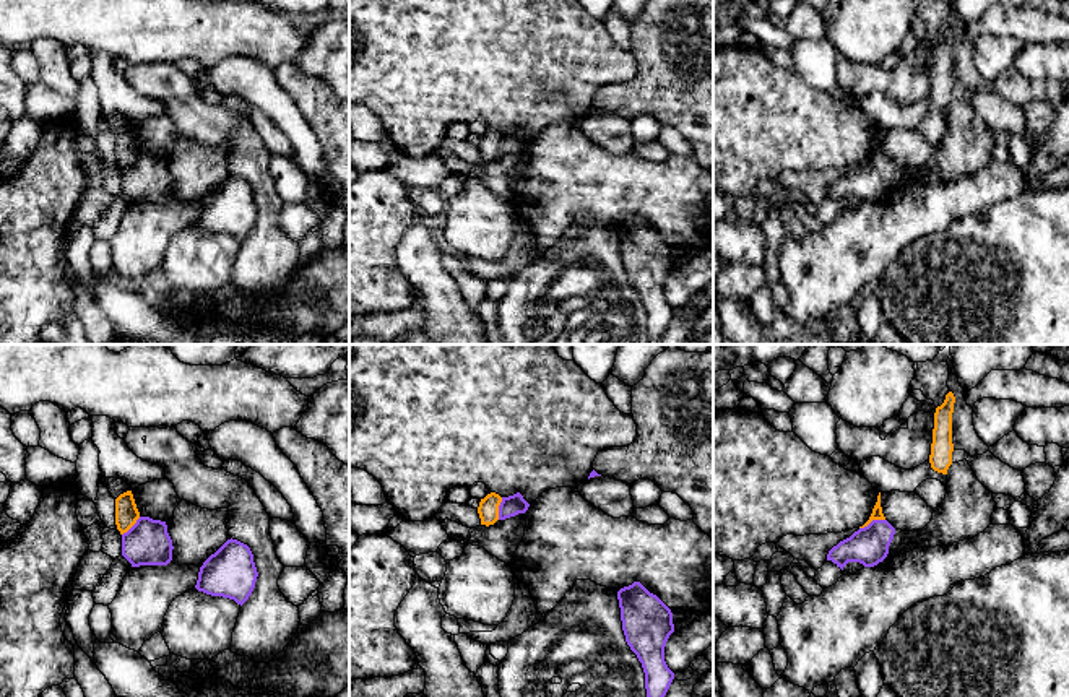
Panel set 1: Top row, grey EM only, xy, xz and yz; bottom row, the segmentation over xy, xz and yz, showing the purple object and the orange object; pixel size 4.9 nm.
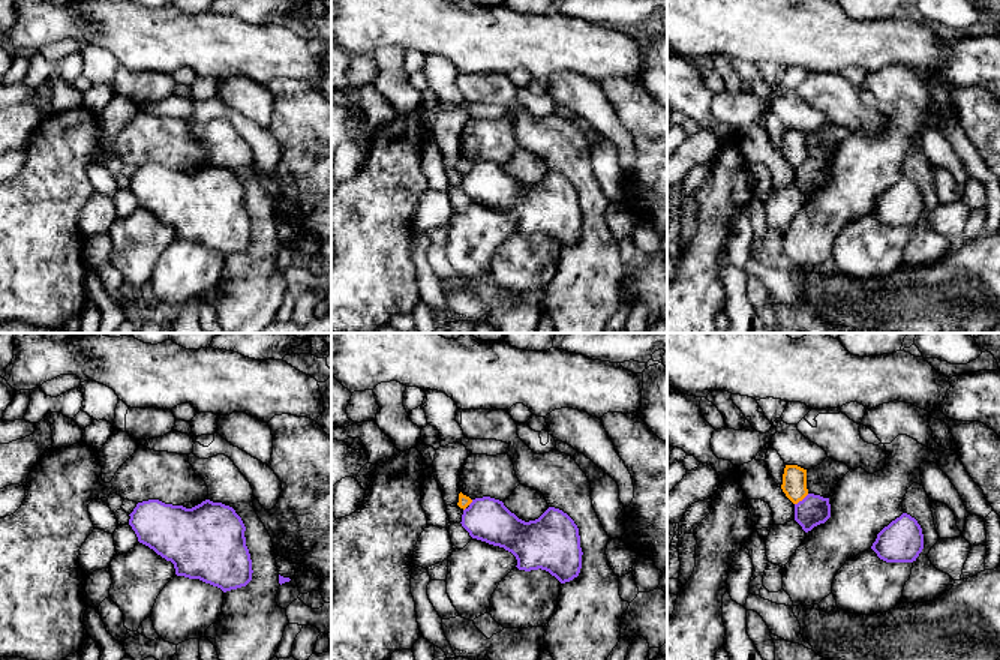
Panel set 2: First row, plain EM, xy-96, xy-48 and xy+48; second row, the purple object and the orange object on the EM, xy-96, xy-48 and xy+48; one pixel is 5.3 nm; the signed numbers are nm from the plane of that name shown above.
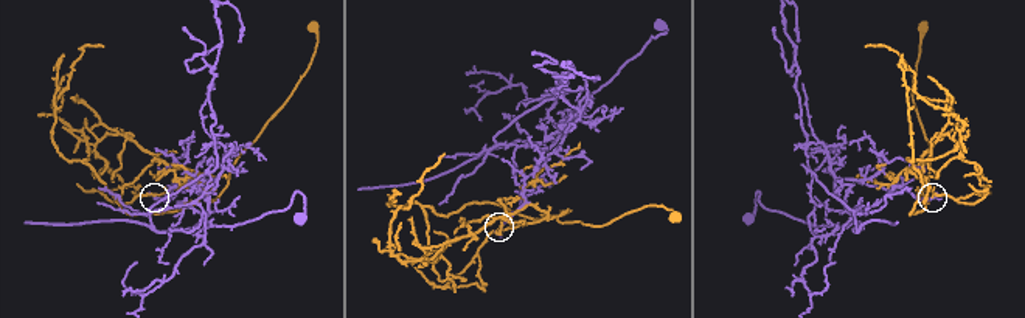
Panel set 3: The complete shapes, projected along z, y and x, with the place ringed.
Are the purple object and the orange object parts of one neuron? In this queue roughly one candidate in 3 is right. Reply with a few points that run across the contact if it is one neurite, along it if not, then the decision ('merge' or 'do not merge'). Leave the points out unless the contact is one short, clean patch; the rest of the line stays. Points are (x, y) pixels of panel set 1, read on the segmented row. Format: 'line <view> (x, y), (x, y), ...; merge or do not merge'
line yz (884, 519), (874, 519), (860, 528); do not merge

